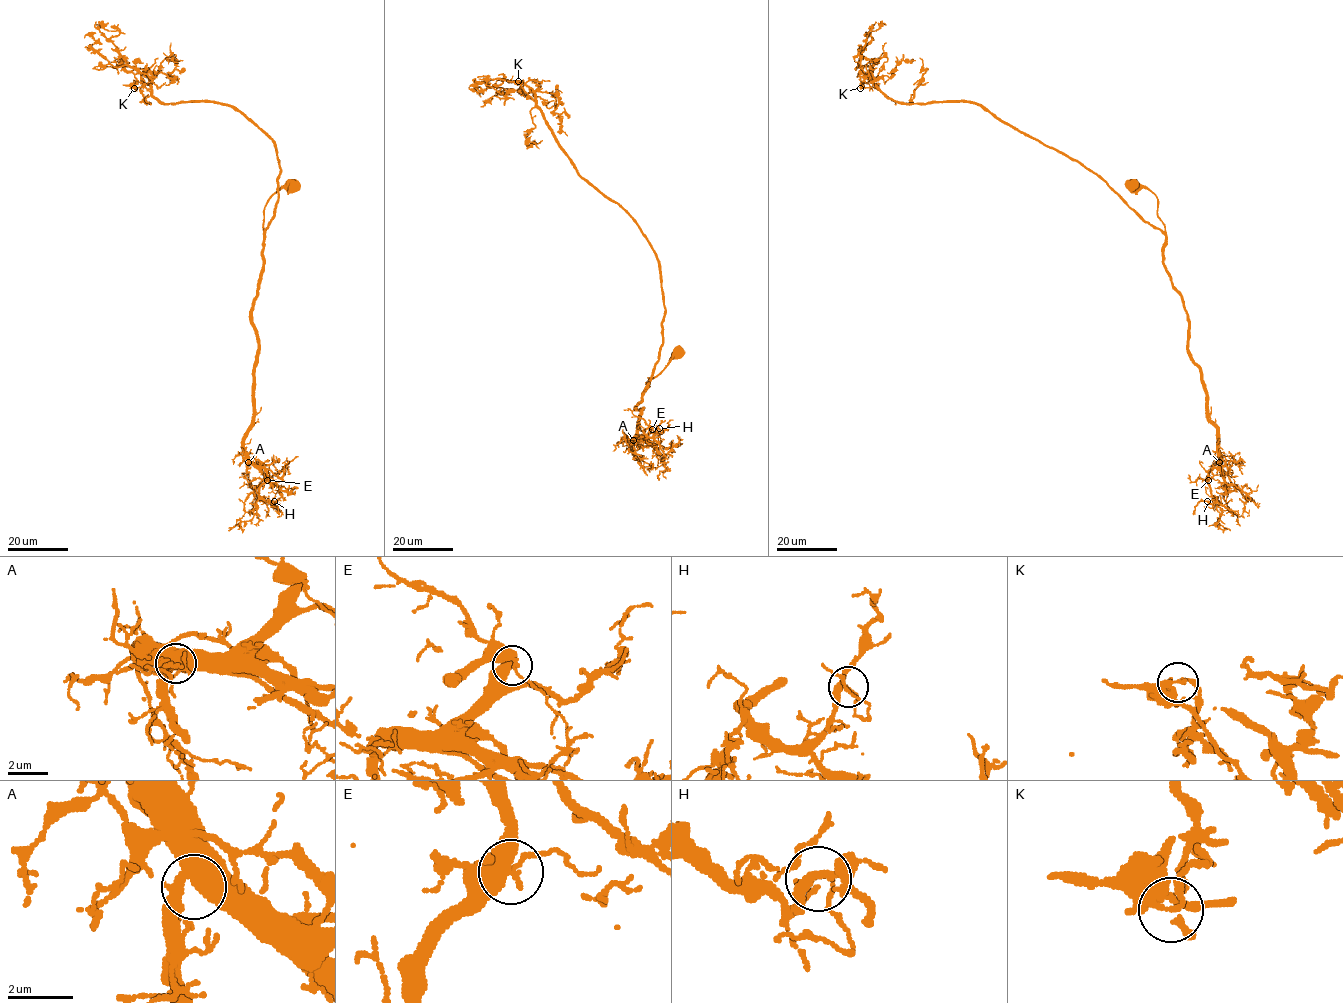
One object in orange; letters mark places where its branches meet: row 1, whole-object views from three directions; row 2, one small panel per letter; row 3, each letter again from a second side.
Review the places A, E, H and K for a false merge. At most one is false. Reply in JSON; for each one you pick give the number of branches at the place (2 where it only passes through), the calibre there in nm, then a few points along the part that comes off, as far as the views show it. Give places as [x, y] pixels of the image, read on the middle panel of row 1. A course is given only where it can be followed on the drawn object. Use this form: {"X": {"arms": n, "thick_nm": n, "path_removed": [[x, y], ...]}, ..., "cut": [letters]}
{"K": {"arms": 2, "thick_nm": 200, "path_removed": [[518, 81], [521, 82], [520, 89], [505, 94], [484, 84]]}, "cut": ["K"]}

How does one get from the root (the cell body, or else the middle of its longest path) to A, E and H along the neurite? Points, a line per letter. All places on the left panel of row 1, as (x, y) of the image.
A: (293, 186), (281, 187), (264, 211), (264, 270), (252, 311), (258, 347), (254, 422), (244, 440), (248, 462)
E: (293, 186), (281, 187), (264, 208), (264, 270), (252, 311), (258, 357), (254, 422), (244, 449), (267, 480)
H: (293, 186), (281, 187), (264, 211), (254, 422), (244, 440), (267, 474), (259, 494), (274, 501)

